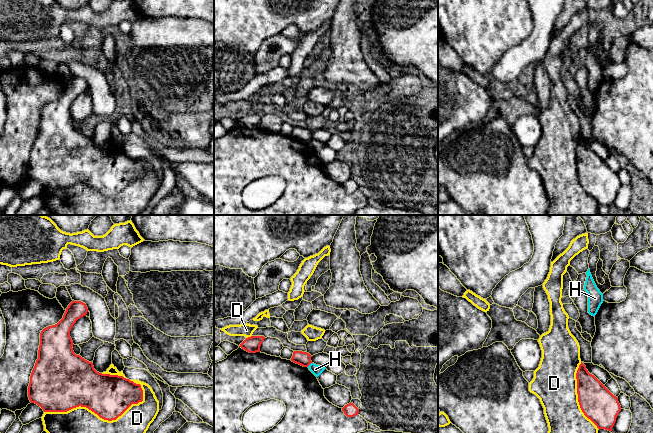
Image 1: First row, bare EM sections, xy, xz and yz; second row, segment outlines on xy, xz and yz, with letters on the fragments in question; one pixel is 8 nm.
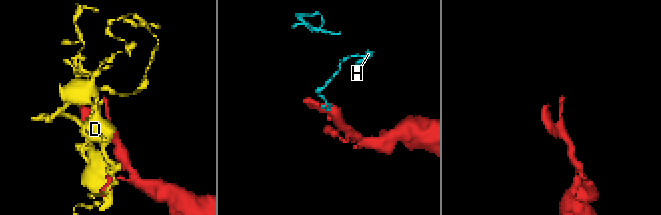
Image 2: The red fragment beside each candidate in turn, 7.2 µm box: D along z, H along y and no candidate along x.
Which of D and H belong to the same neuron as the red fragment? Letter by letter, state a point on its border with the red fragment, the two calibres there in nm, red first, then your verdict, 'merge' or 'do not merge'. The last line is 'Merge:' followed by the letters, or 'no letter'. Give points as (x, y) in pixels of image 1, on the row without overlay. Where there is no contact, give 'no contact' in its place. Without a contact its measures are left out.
D: xy (98, 191) | 360/440 nm | do not merge
H: xz (309, 140) | 110/80 nm | do not merge
Merge: no letter

